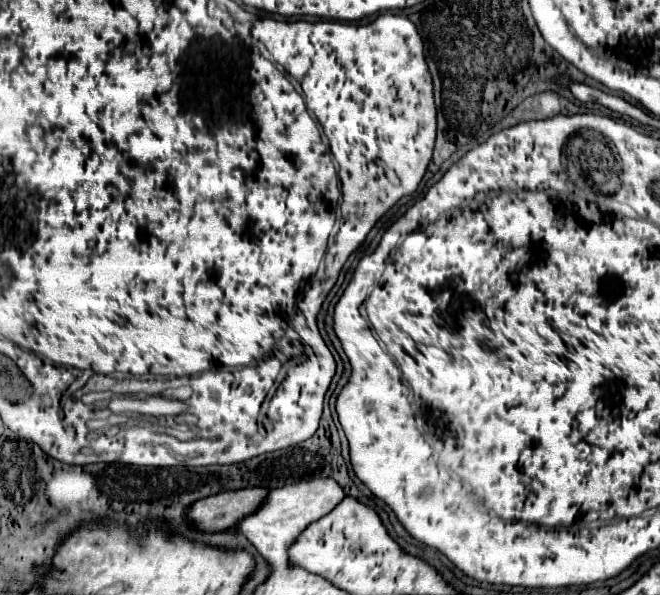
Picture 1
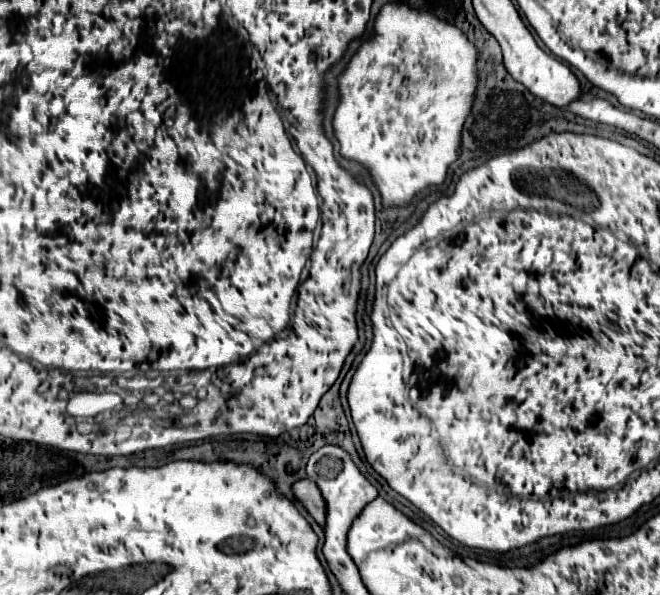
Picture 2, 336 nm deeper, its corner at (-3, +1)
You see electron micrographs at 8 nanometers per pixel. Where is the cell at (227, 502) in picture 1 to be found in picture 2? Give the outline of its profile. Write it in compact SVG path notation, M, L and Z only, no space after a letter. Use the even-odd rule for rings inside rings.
M299 480L293 484L293 492L295 496L301 500L301 504L309 510L309 514L321 524L325 526L325 516L327 516L327 504L325 498L319 490L319 486L311 480Z

